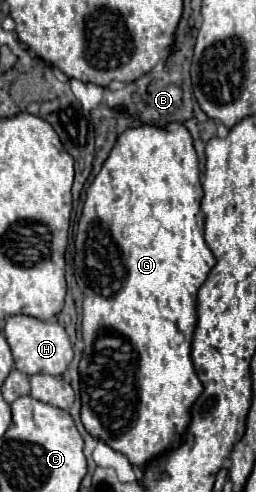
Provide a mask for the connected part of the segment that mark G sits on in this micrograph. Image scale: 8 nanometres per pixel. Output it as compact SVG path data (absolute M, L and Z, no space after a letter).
M169 124L167 130L159 130L155 126L139 126L119 136L101 172L97 174L91 188L87 190L87 200L83 204L83 214L79 220L79 232L75 236L75 278L79 288L83 288L83 296L85 296L83 320L81 320L85 350L79 364L81 420L85 430L93 438L105 442L115 452L125 454L129 462L139 468L145 462L149 462L149 458L155 458L157 454L165 454L169 446L177 446L177 442L181 442L181 434L185 434L185 426L189 426L189 410L203 392L201 380L197 378L197 372L191 362L191 342L197 326L197 292L205 284L205 278L209 276L211 268L215 266L215 256L211 254L203 238L205 218L201 216L201 198L203 198L203 188L201 188L201 176L199 176L199 162L197 162L197 154L189 132L181 124Z

